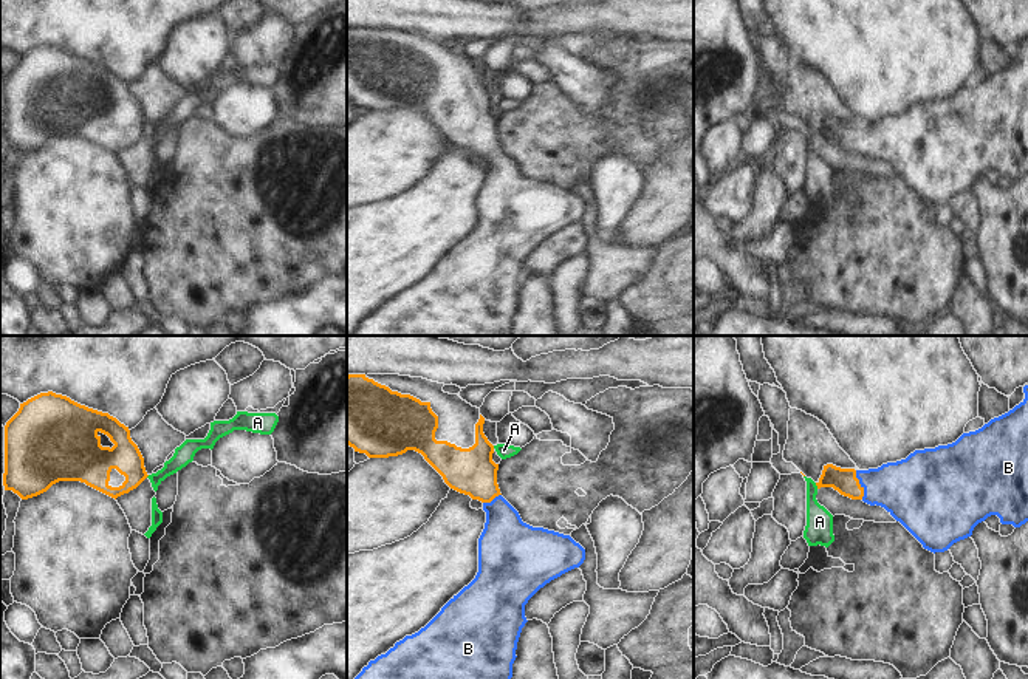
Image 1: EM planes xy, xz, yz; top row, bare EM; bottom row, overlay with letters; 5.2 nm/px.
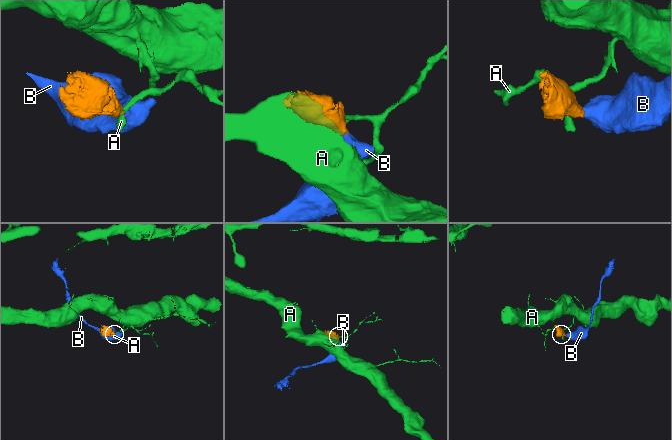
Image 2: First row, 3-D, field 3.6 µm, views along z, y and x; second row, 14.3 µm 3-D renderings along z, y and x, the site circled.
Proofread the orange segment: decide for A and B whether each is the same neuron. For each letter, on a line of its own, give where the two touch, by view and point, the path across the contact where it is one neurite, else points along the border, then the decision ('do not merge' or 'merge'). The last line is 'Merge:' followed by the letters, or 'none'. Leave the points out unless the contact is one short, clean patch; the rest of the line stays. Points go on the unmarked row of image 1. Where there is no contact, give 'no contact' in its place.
A: yz (816, 138) | along yz (815, 136), (818, 141) | do not merge
B: yz (860, 138) | across yz (842, 133), (860, 138), (908, 143) | merge
Merge: B

